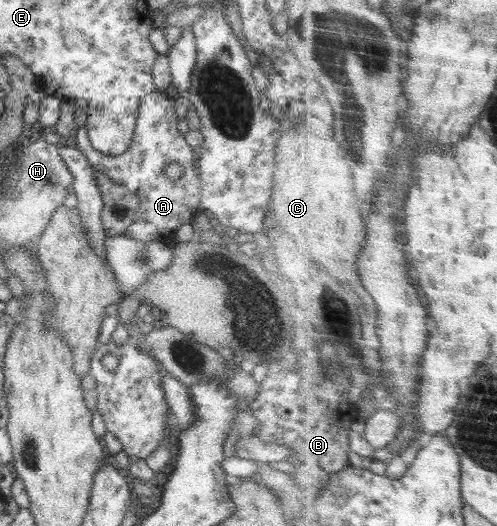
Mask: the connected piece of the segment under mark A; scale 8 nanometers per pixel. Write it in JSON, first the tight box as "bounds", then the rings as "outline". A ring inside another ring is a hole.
{"bounds":[77,90,202,244],"outline":[[[157,90],[141,96],[132,142],[130,147],[119,155],[104,154],[93,149],[86,127],[77,130],[77,148],[83,152],[93,169],[124,185],[140,201],[139,215],[125,233],[131,239],[171,244],[177,229],[183,223],[190,223],[197,206],[200,205],[202,183],[193,166],[197,160],[197,152],[177,128],[179,115],[174,100],[172,91]],[[170,163],[178,163],[182,167],[183,175],[180,178],[172,180],[167,177],[164,169]]]}

